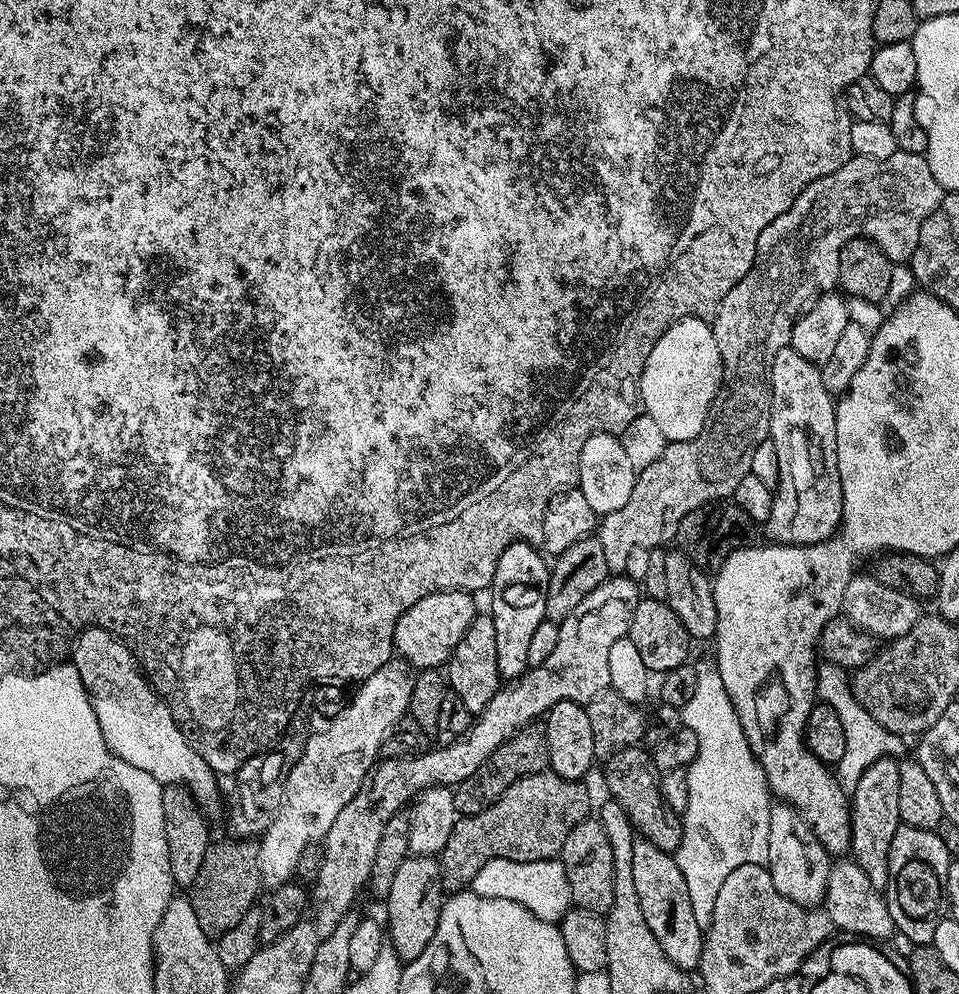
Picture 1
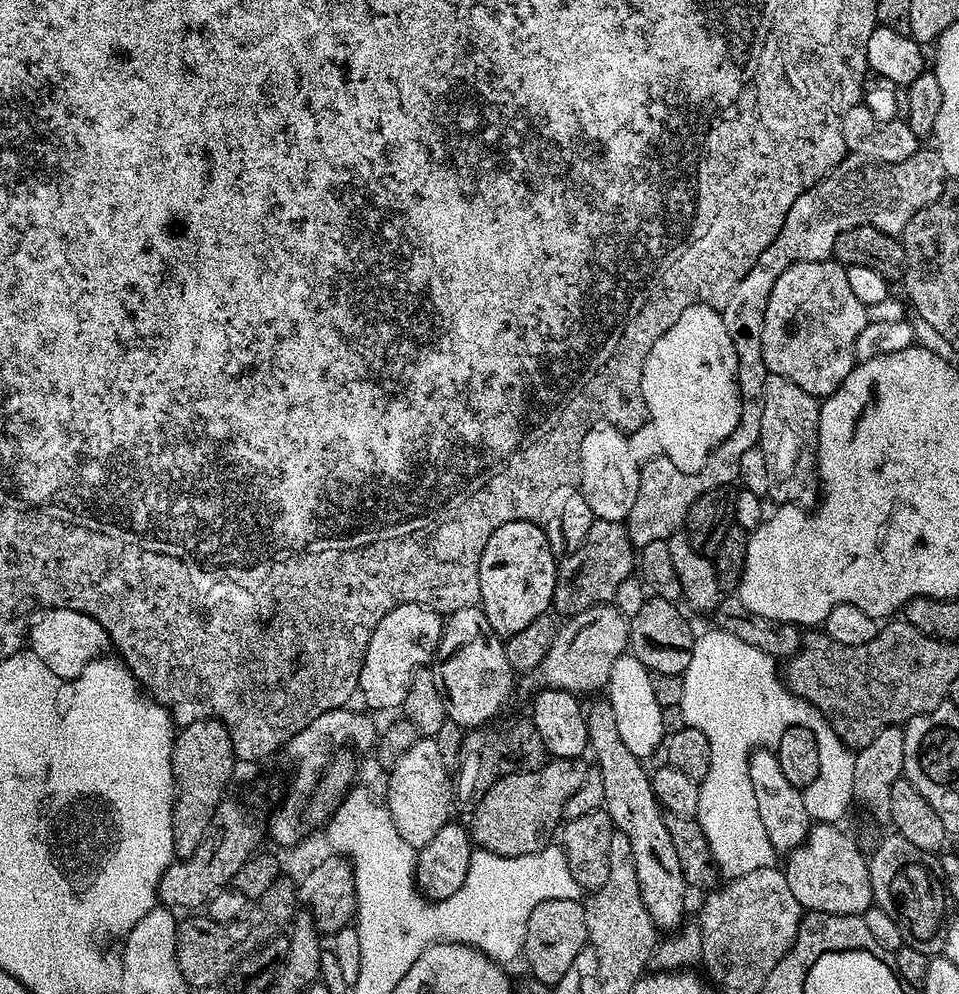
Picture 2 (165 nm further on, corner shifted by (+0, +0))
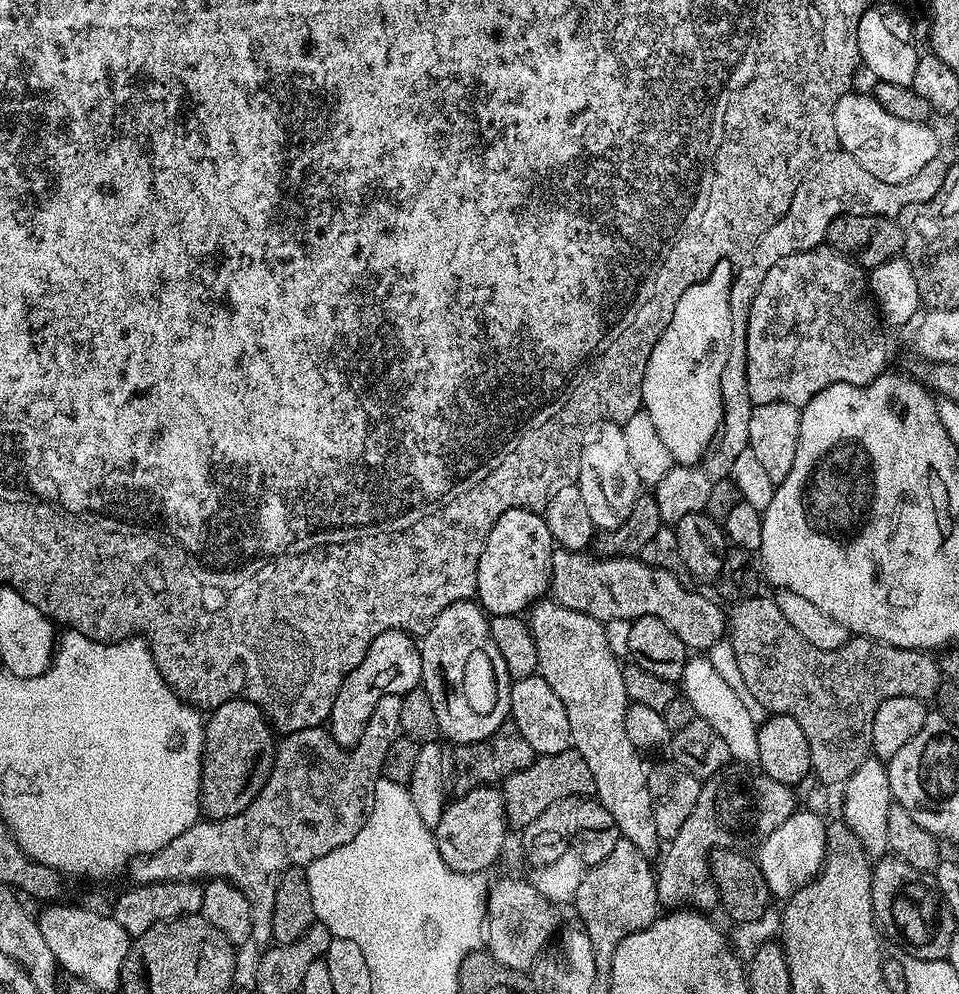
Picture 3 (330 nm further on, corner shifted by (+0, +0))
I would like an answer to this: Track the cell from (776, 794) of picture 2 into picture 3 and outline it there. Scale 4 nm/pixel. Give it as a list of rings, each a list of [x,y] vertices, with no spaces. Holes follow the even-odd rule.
[[[689,655],[679,683],[682,685],[682,695],[693,706],[695,715],[699,719],[705,720],[714,730],[714,734],[718,734],[722,738],[722,742],[726,742],[729,757],[745,766],[755,765],[758,758],[757,717],[748,709],[746,702],[742,702],[740,695],[734,690],[734,686],[730,686],[730,682],[726,682],[726,678],[722,678],[722,674],[718,674],[718,670],[714,670],[707,655]]]

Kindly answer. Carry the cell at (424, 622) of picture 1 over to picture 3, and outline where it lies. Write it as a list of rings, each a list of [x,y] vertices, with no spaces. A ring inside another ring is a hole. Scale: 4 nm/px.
[[[395,628],[378,634],[378,638],[370,642],[366,658],[362,658],[358,666],[346,673],[342,686],[336,690],[332,713],[326,721],[326,728],[331,732],[333,742],[345,750],[354,747],[364,732],[366,722],[370,722],[370,714],[374,714],[374,706],[378,706],[380,699],[383,696],[403,696],[421,683],[421,674],[420,649],[409,633]]]

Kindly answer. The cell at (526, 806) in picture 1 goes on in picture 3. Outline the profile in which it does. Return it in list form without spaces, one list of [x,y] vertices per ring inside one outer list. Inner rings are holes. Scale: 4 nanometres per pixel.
[[[571,747],[562,754],[537,756],[533,764],[526,766],[526,770],[507,776],[502,782],[502,791],[509,825],[516,827],[517,824],[517,829],[523,830],[527,824],[534,822],[534,818],[538,818],[538,814],[542,814],[542,810],[546,810],[546,806],[558,802],[558,798],[588,798],[595,793],[596,787],[594,774],[590,774],[590,766],[586,766],[586,758]]]

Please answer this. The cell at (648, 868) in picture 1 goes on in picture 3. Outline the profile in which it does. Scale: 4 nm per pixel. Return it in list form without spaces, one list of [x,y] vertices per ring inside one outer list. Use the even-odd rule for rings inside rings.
[[[552,598],[533,604],[527,621],[538,646],[538,675],[550,682],[550,690],[554,690],[554,694],[562,698],[562,706],[566,706],[572,747],[586,758],[586,766],[590,766],[590,774],[594,774],[595,799],[614,814],[614,822],[623,839],[634,842],[644,856],[655,857],[662,841],[658,826],[654,826],[648,768],[642,752],[626,734],[630,701],[626,682],[622,682],[624,670],[621,661],[610,650],[610,642],[606,642],[604,624],[590,614],[570,610]]]

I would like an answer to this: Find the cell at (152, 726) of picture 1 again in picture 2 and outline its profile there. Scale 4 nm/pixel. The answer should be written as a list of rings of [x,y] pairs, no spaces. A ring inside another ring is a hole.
[[[49,608],[41,611],[39,615],[35,617],[35,620],[36,625],[34,625],[33,628],[31,625],[30,631],[27,633],[27,643],[30,645],[32,653],[46,661],[46,663],[48,663],[48,669],[58,678],[73,680],[75,676],[82,674],[82,670],[87,664],[92,660],[101,659],[101,657],[107,653],[104,651],[109,651],[110,641],[104,627],[94,618],[90,618],[78,610],[70,610],[69,608]]]

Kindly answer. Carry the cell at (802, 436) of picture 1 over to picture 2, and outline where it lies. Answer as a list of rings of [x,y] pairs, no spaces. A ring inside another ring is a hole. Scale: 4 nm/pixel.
[[[769,375],[764,384],[758,448],[763,452],[765,465],[768,467],[767,495],[776,499],[777,505],[788,506],[791,505],[791,500],[808,500],[812,495],[817,495],[817,481],[808,479],[814,476],[818,468],[818,461],[813,452],[818,434],[820,405],[821,401],[817,397],[806,394],[802,386],[781,376]]]

